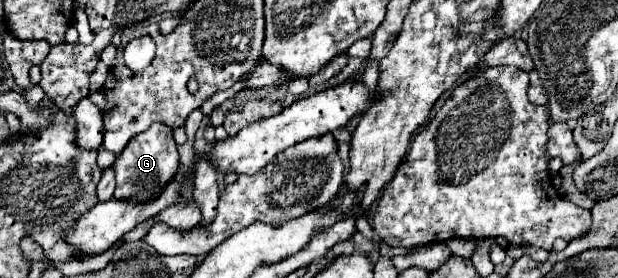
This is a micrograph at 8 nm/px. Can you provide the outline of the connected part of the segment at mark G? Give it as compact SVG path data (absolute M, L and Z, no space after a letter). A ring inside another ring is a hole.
M153 124L149 130L129 140L127 148L123 148L123 152L117 154L113 166L117 174L117 188L113 194L115 198L129 198L135 202L155 198L179 170L179 152L171 128L167 128L165 124Z

